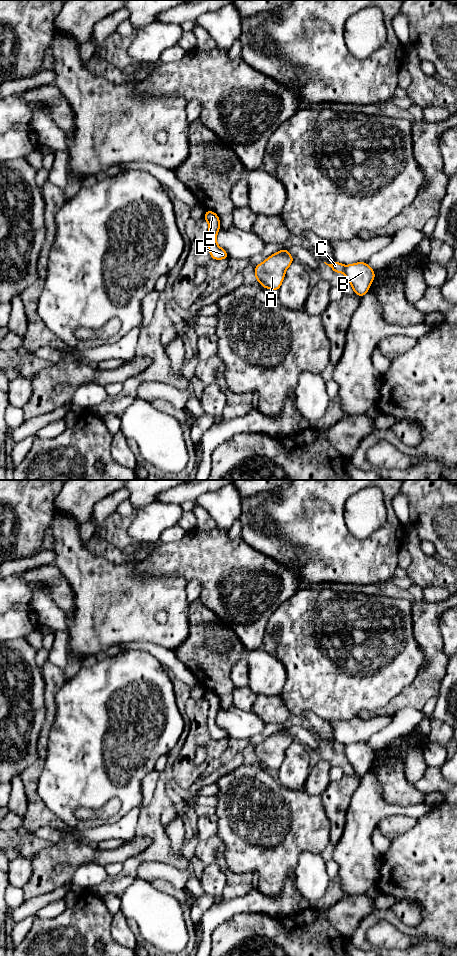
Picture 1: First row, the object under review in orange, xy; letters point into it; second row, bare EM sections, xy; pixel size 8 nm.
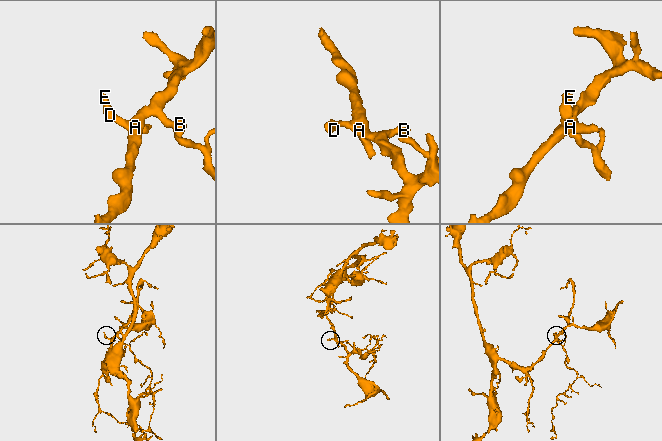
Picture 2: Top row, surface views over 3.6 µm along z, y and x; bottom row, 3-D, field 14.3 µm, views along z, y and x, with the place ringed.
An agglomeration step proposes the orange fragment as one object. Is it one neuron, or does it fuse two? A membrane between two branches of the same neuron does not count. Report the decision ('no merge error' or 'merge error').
merge error

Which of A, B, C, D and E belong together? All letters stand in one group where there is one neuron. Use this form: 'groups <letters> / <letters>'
groups A C D E / B

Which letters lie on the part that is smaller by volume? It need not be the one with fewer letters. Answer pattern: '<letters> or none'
B

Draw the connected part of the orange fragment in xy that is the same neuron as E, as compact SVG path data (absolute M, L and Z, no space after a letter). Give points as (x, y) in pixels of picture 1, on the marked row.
M206 210L204 220L209 224L207 245L211 258L214 260L227 259L229 257L227 251L219 247L216 242L216 237L220 229L218 215L213 211Z

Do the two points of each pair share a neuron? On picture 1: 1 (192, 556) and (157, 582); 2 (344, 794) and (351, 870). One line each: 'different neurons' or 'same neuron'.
1: different neurons
2: different neurons

